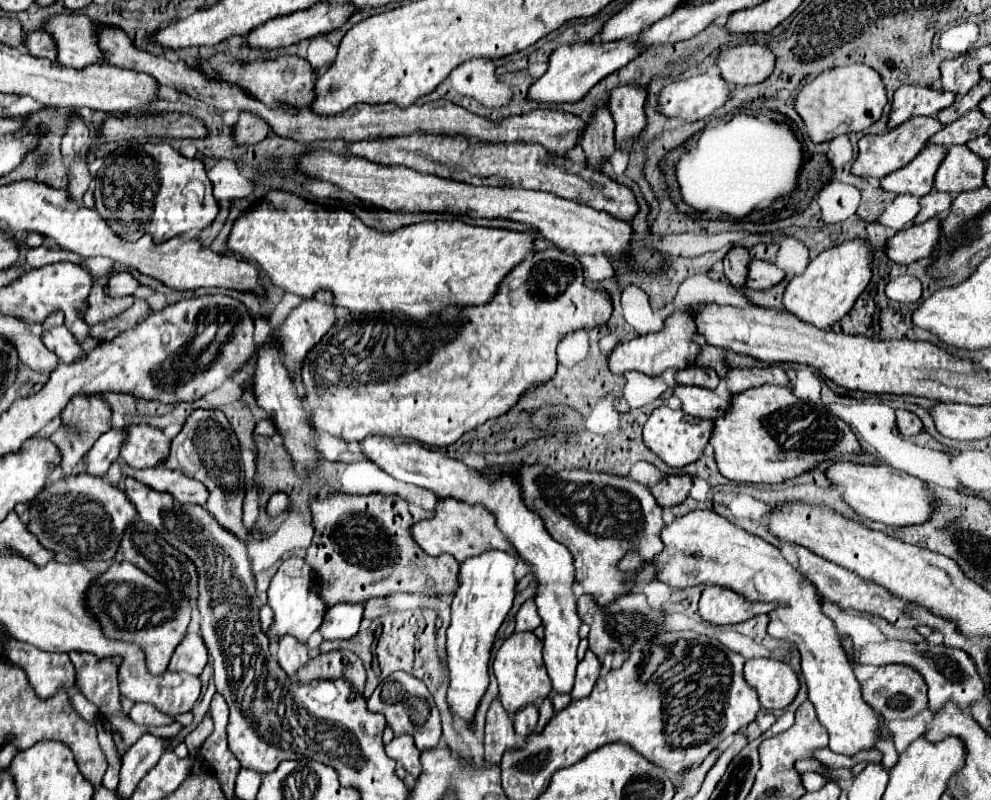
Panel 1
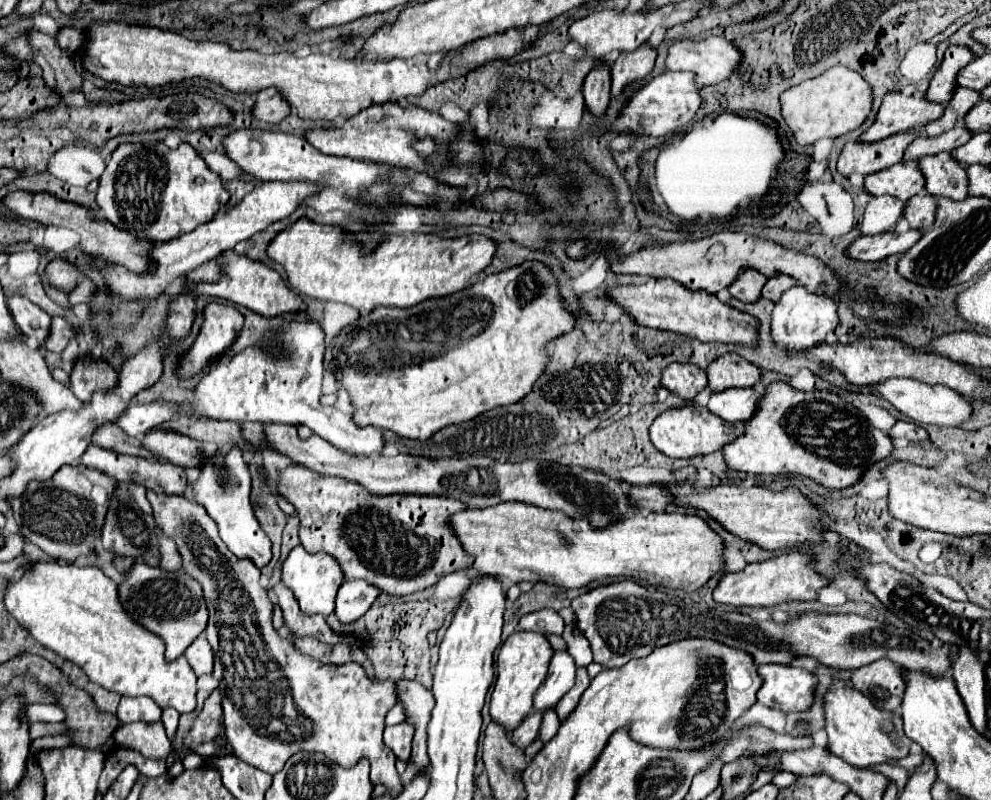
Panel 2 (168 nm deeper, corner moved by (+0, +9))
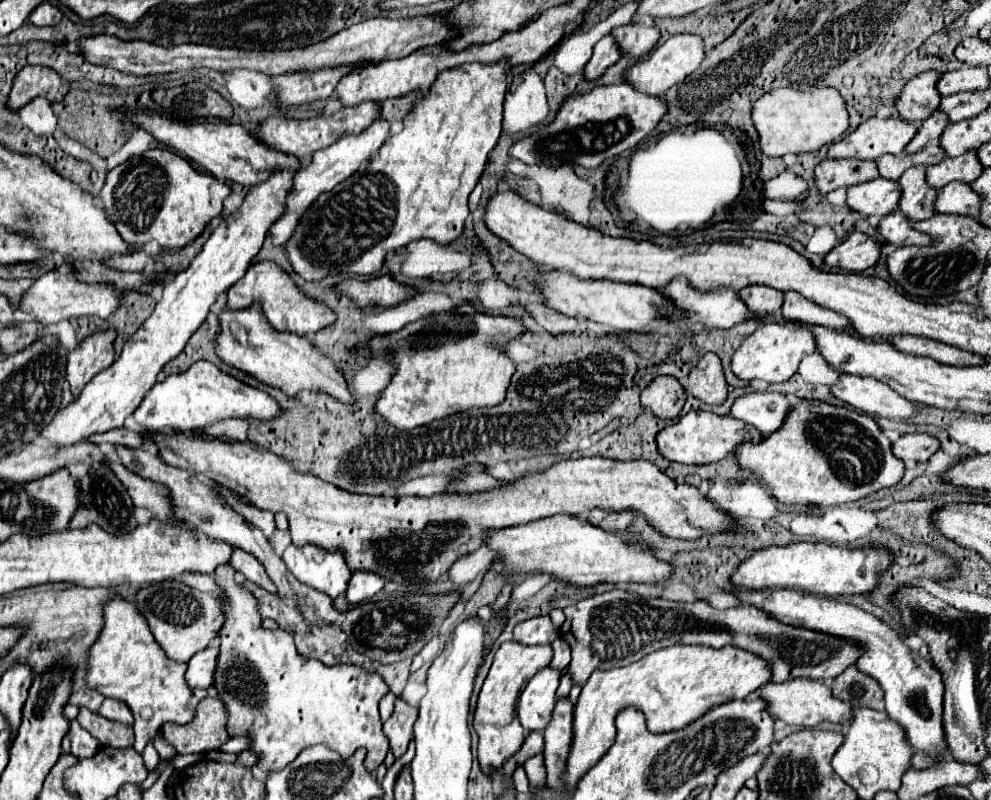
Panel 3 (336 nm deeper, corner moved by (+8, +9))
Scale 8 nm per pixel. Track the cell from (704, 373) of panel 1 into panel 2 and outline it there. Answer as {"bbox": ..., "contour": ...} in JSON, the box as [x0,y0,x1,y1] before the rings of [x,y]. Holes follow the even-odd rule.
{"bbox":[660,362,708,402],"contour":[[[674,362],[662,372],[660,384],[672,394],[676,394],[678,398],[682,398],[684,402],[692,402],[692,398],[702,388],[706,388],[708,380],[706,380],[706,372],[700,370],[698,366]]]}

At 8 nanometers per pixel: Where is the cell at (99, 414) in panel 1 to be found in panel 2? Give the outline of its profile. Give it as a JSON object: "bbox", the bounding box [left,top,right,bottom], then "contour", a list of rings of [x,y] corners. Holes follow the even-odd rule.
{"bbox":[70,354,118,402],"contour":[[[88,354],[88,356],[80,358],[78,362],[74,362],[70,380],[72,380],[74,396],[78,400],[88,402],[96,390],[100,390],[100,388],[114,388],[116,380],[118,380],[118,374],[108,364],[106,358]]]}

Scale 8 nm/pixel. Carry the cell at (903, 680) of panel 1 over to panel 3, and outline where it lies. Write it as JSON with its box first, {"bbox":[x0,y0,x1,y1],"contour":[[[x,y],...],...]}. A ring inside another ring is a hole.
{"bbox":[832,664,884,710],"contour":[[[854,664],[848,666],[834,682],[832,694],[852,706],[866,706],[884,710],[884,694],[878,682],[868,674],[860,672]]]}

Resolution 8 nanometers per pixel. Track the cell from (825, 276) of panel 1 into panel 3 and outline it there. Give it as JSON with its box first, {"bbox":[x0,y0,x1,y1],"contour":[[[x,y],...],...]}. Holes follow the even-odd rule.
{"bbox":[732,320,816,382],"contour":[[[786,320],[784,324],[764,324],[758,326],[752,336],[748,336],[732,358],[732,370],[742,380],[766,380],[766,382],[784,382],[796,374],[802,356],[816,352],[816,336],[812,332],[814,324]]]}

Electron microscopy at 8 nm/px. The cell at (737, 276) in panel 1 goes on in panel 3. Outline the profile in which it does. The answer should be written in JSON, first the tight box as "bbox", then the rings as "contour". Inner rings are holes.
{"bbox":[738,284,782,314],"contour":[[[758,284],[742,288],[738,296],[748,306],[748,310],[756,314],[776,312],[780,310],[780,302],[782,302],[782,294],[778,294],[778,290],[770,286],[758,286]]]}

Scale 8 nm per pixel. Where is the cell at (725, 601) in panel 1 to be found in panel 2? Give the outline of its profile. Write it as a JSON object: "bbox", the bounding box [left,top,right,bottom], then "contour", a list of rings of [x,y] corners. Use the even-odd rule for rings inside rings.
{"bbox":[714,552,830,606],"contour":[[[790,552],[764,562],[748,564],[738,574],[724,574],[714,590],[714,600],[730,606],[774,606],[786,600],[814,600],[818,590],[828,586],[830,580],[816,572],[814,558],[806,552]]]}

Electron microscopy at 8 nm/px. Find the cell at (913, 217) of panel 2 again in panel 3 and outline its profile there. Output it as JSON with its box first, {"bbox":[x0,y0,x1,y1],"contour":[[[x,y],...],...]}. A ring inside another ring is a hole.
{"bbox":[878,212,932,246],"contour":[[[892,212],[884,216],[884,220],[878,226],[882,234],[882,242],[888,246],[908,246],[908,244],[932,244],[932,238],[926,232],[918,232],[912,228],[912,222],[900,212]]]}

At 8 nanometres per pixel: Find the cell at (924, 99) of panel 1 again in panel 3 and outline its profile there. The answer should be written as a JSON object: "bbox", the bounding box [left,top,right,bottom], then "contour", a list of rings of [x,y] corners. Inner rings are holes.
{"bbox":[828,116,916,160],"contour":[[[872,116],[846,134],[840,142],[834,142],[828,150],[828,158],[878,160],[882,154],[902,154],[916,132],[916,124],[910,124],[908,120],[896,116]]]}

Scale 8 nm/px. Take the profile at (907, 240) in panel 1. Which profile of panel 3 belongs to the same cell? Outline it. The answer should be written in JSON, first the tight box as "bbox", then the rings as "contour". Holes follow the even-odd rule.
{"bbox":[824,230,886,272],"contour":[[[854,230],[836,248],[832,248],[828,252],[824,262],[828,266],[838,266],[838,268],[844,268],[844,270],[862,272],[862,270],[876,264],[884,246],[886,244],[882,244],[880,240],[876,240],[876,238],[872,238],[864,232]]]}

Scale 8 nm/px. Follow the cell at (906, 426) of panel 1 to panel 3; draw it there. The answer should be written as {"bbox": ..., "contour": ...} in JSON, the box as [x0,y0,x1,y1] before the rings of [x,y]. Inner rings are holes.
{"bbox":[892,434,940,462],"contour":[[[904,434],[892,444],[894,456],[904,462],[924,462],[938,448],[940,448],[940,442],[928,434]]]}

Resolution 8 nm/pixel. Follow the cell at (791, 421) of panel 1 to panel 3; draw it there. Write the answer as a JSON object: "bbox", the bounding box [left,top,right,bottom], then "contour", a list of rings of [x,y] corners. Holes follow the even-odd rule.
{"bbox":[734,398,904,506],"contour":[[[802,398],[792,406],[784,418],[784,424],[764,436],[762,442],[744,442],[734,448],[734,456],[740,468],[750,470],[758,476],[774,498],[782,504],[814,504],[814,506],[836,506],[860,500],[878,488],[900,482],[904,474],[904,462],[892,454],[888,438],[882,434],[872,416],[860,414],[848,406],[834,406],[824,400]]]}

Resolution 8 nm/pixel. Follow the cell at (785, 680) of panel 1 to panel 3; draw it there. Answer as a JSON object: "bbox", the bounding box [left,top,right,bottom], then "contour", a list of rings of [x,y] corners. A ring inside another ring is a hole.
{"bbox":[760,678,852,728],"contour":[[[792,678],[782,684],[770,680],[766,686],[762,686],[760,698],[766,702],[766,710],[774,718],[780,718],[786,724],[794,724],[794,726],[802,726],[802,728],[814,728],[824,720],[836,722],[836,724],[846,724],[852,714],[852,708],[848,702],[834,698],[830,688],[826,688],[820,680],[812,680],[812,678]]]}

